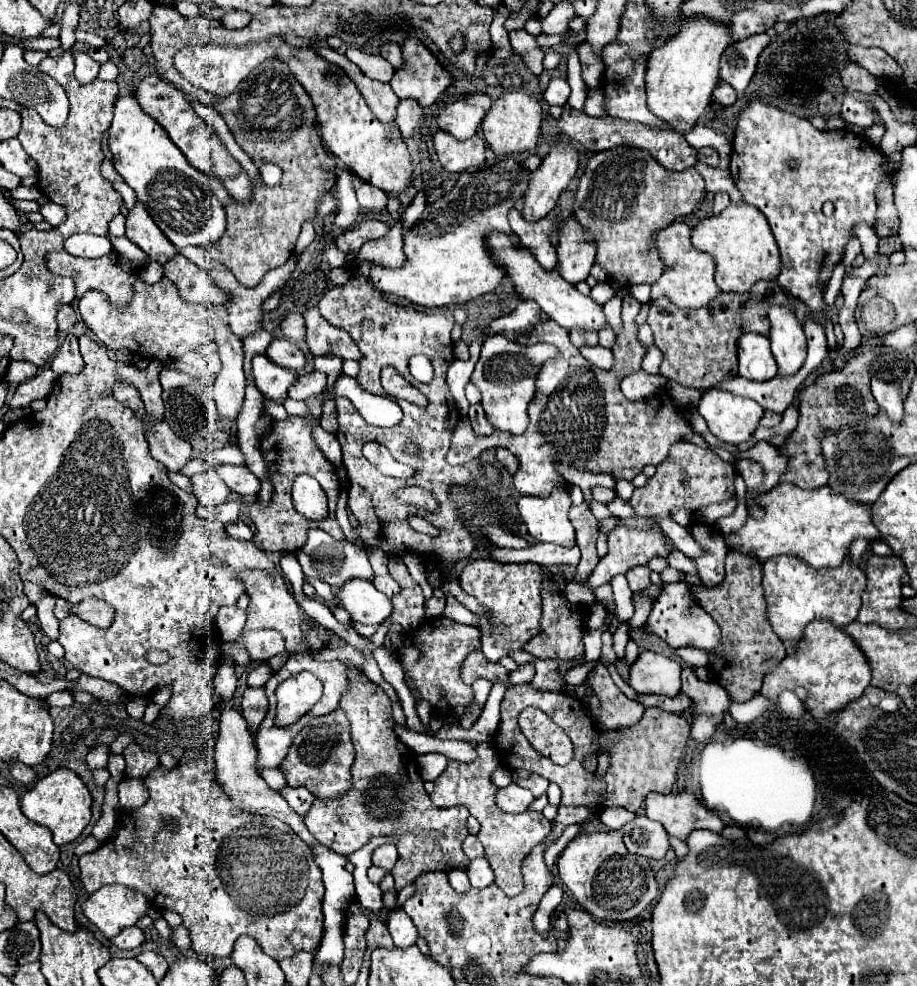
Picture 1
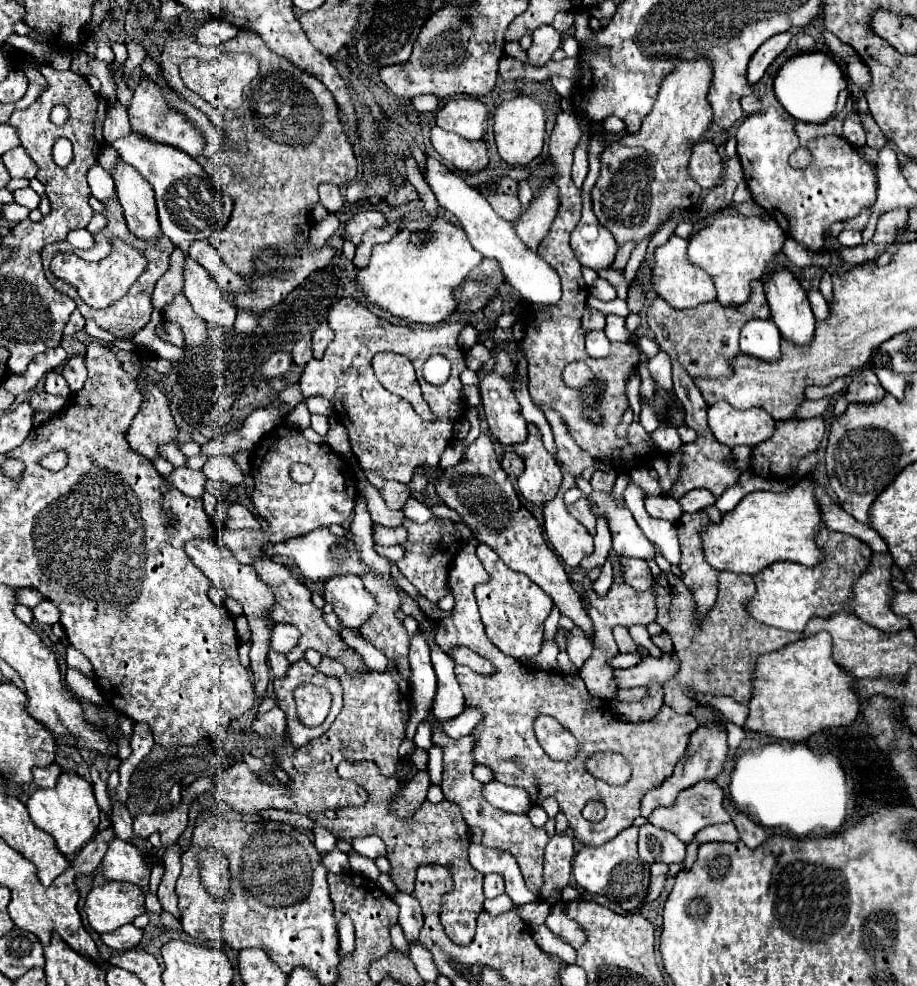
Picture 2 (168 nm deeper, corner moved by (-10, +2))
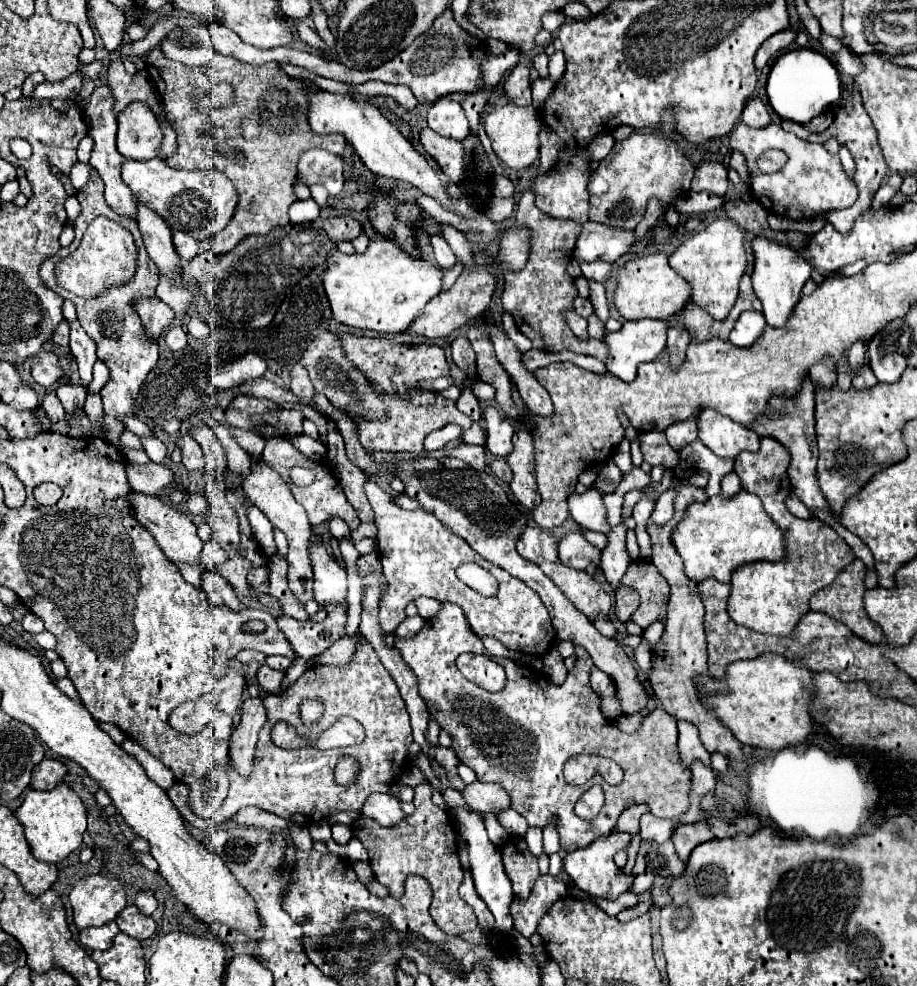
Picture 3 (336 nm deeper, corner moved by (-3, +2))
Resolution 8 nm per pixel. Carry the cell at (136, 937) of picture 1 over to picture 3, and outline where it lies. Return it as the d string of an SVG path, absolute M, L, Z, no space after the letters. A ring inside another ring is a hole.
M116 922L98 926L98 928L86 928L80 932L80 944L86 950L108 950L114 944L114 938L118 936L120 928Z

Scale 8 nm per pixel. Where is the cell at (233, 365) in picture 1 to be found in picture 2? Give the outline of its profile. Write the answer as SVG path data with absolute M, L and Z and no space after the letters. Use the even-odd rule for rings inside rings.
M185 252L185 284L183 294L193 306L193 310L207 322L221 326L223 330L233 330L233 322L237 316L237 308L233 302L217 288L217 280L209 276L209 272L199 266L187 252Z

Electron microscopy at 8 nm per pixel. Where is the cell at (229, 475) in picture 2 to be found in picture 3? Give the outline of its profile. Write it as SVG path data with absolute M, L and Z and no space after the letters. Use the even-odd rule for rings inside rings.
M182 434L182 438L178 440L178 446L182 450L182 464L190 470L190 472L198 472L206 468L206 460L204 460L204 452L200 448L200 444L190 438L188 434Z

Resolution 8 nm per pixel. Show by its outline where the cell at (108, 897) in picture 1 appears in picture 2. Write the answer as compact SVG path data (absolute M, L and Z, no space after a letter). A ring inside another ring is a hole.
M105 882L89 890L85 900L87 922L95 932L113 932L145 912L143 892L129 882Z

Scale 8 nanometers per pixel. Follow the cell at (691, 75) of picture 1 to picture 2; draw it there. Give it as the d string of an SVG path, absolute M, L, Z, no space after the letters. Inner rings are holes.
M697 58L691 62L681 62L673 74L665 78L661 84L657 102L653 110L643 118L641 130L635 134L623 134L617 142L613 142L601 158L601 174L591 192L593 212L599 222L611 230L617 244L623 246L629 240L641 242L647 234L655 232L655 228L671 214L673 208L693 208L701 200L701 186L689 176L687 160L691 146L701 138L707 126L713 120L711 106L707 102L707 92L711 84L711 68L707 58Z

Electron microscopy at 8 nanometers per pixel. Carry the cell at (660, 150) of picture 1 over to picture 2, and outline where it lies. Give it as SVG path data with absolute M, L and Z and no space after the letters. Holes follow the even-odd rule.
M701 142L693 146L693 154L689 160L689 174L703 190L715 188L723 178L723 160L711 142Z

